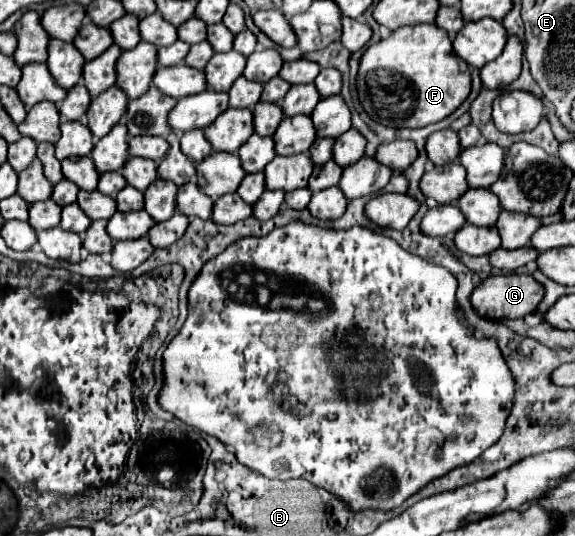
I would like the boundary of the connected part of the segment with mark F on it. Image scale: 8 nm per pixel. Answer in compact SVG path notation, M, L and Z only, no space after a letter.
M434 24L402 26L388 38L372 44L358 72L358 98L366 114L390 128L422 128L450 116L470 94L470 68L454 54L452 40Z

